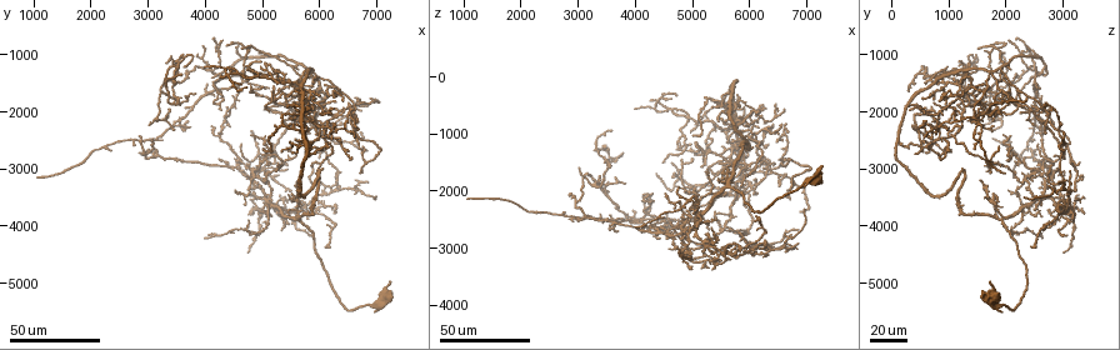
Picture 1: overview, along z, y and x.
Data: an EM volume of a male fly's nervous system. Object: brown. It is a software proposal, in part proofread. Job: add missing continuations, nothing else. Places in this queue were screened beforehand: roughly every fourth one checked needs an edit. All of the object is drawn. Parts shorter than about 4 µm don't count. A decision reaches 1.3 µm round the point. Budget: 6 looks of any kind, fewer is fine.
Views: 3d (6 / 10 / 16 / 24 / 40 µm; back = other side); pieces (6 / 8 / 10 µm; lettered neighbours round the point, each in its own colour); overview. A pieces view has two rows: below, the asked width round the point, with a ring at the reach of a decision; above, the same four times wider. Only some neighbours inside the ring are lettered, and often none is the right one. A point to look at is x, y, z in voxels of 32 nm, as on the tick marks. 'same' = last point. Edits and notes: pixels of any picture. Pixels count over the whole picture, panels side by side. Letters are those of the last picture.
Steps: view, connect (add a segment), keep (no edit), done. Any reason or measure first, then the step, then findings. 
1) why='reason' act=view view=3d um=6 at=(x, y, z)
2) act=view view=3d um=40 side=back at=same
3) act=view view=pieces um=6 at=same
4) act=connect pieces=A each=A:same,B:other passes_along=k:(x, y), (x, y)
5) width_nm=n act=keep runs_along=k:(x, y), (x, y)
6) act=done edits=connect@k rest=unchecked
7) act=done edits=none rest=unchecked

why='branch stops here' act=view view=3d um=24 at=(6650, 2300, 850)

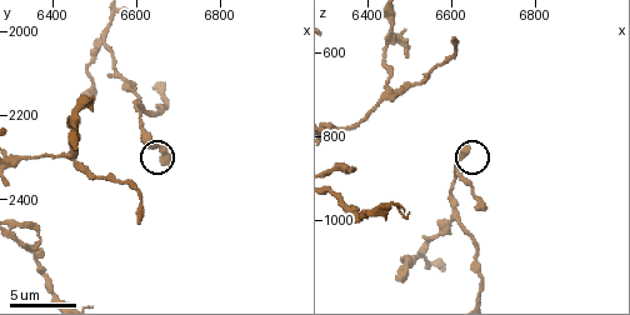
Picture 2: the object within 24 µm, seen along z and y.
act=view view=pieces um=6 at=(6640, 2280, 835)

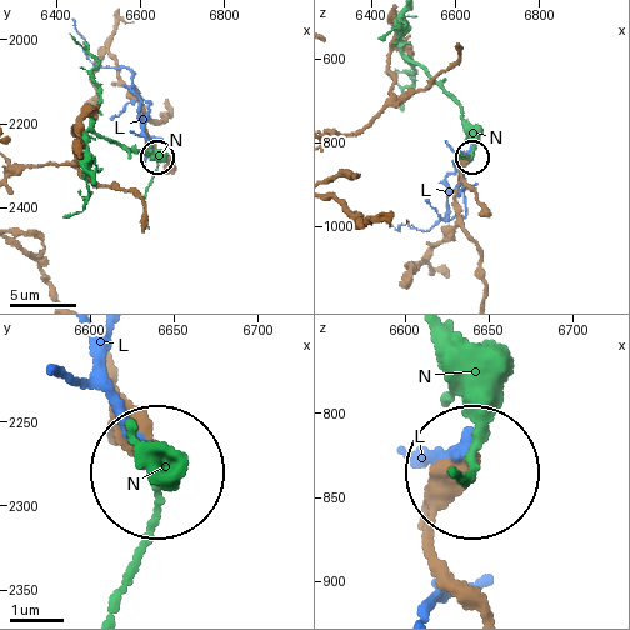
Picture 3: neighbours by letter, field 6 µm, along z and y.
act=keep each=L:other,N:other found='none of them fits'

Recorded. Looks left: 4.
why='branch stops here' act=view view=3d um=40 at=(5850, 2950, 1850)

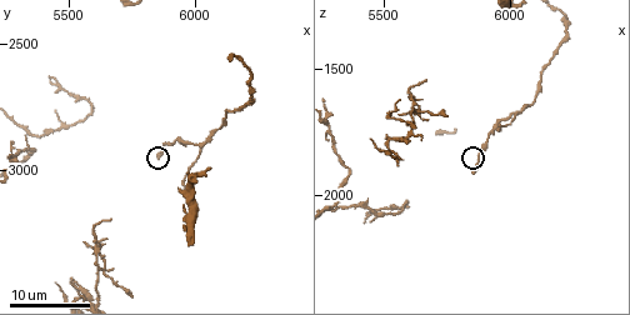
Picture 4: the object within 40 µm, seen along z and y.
act=view view=pieces um=8 at=(5850, 2940, 1910)

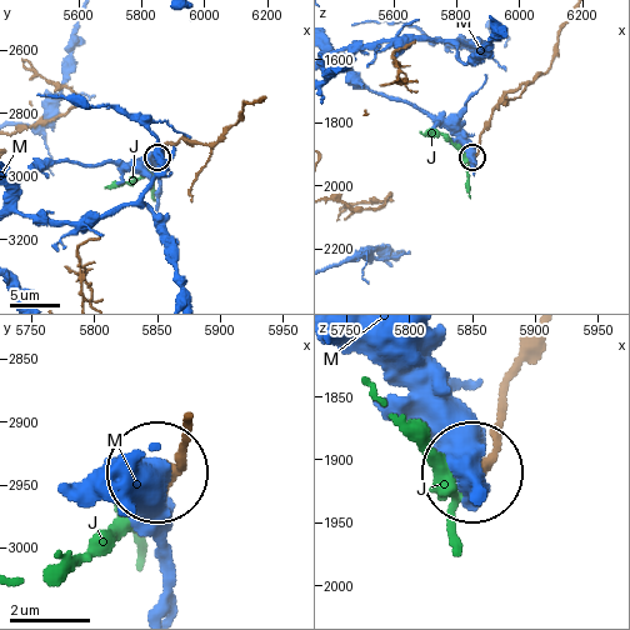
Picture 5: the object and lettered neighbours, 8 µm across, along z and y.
act=keep each=J:other,M:other found='no lettered segment goes on from it'

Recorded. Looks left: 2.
why='end of a long branch' act=view view=3d um=40 at=(3650, 1250, 1500)

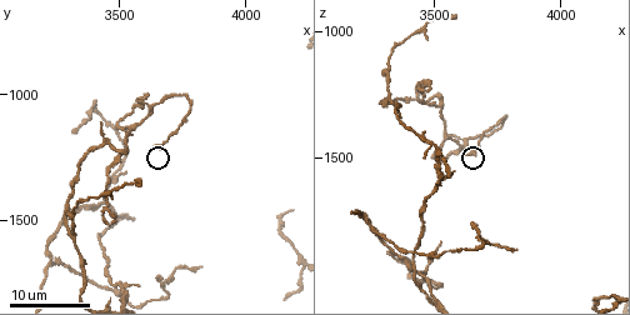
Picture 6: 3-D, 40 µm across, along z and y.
act=view view=pieces um=10 at=(3630, 1220, 1480)

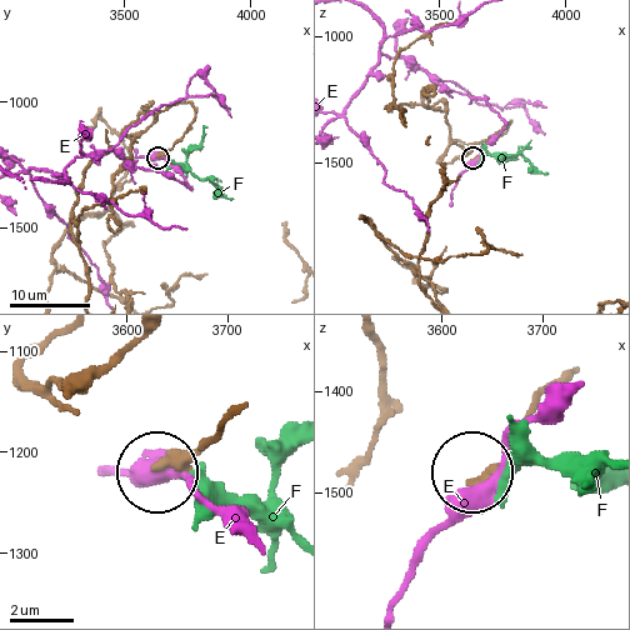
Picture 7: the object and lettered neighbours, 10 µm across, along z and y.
width_nm=280 act=keep each=E:other,F:other runs_along=7:(140, 135), (163, 111), (191, 104), (195, 120), (160, 155) found='none of them fits'

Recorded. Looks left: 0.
act=done edits=none rest=unchecked

